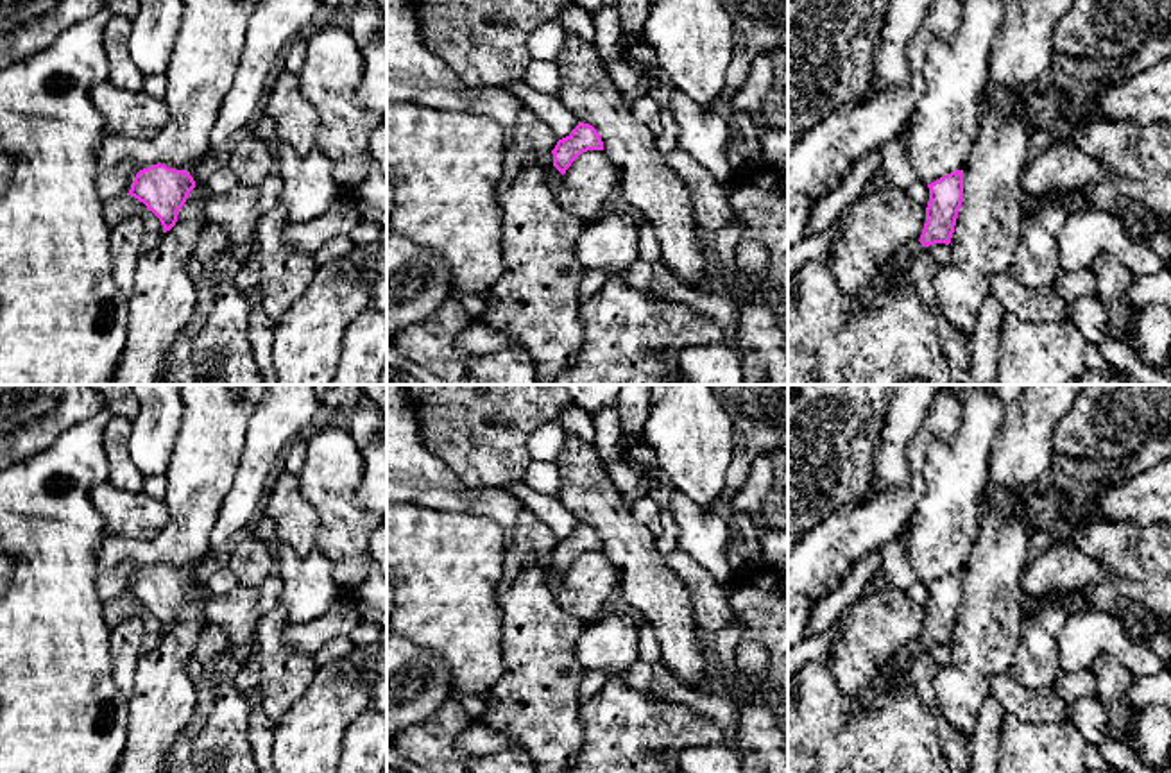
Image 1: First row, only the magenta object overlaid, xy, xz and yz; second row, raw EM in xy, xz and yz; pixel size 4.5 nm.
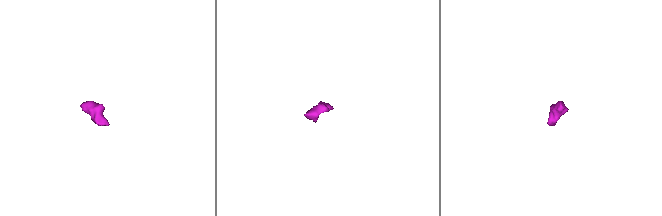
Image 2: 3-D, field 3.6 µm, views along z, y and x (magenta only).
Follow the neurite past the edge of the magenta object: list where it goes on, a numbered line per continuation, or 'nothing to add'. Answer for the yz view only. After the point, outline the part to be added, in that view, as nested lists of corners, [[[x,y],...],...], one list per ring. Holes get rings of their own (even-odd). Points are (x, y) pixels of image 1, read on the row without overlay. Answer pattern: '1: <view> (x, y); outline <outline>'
1: yz (828, 730); outline [[[917,641],[881,667],[877,694],[867,707],[840,691],[824,658],[806,662],[788,701],[788,773],[951,773],[938,723],[910,678],[920,651]]]

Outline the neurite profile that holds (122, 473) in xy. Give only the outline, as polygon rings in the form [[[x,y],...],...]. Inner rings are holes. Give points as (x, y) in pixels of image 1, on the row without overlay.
[[[113,415],[104,429],[104,449],[107,454],[107,481],[127,492],[141,492],[143,474],[134,465],[129,453],[132,420]]]

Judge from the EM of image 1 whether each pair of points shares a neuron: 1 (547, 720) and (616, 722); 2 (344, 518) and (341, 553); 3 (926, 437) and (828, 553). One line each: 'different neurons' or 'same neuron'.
1: different neurons
2: same neuron
3: same neuron

